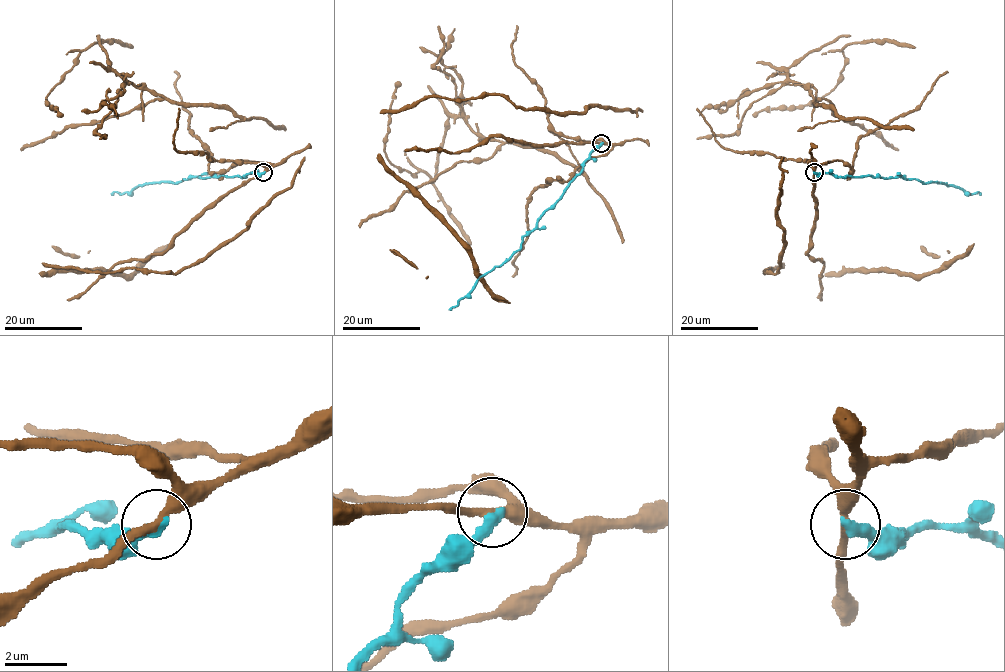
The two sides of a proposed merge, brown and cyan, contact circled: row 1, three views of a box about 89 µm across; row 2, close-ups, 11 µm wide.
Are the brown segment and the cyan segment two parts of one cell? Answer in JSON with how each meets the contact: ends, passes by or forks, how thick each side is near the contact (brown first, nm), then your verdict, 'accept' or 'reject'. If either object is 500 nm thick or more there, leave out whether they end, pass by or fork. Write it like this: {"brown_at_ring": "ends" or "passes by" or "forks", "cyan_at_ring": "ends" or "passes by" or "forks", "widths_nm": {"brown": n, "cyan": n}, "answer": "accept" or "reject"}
{"brown_at_ring": "passes by", "cyan_at_ring": "ends", "widths_nm": {"brown": 280, "cyan": 420}, "answer": "reject"}

